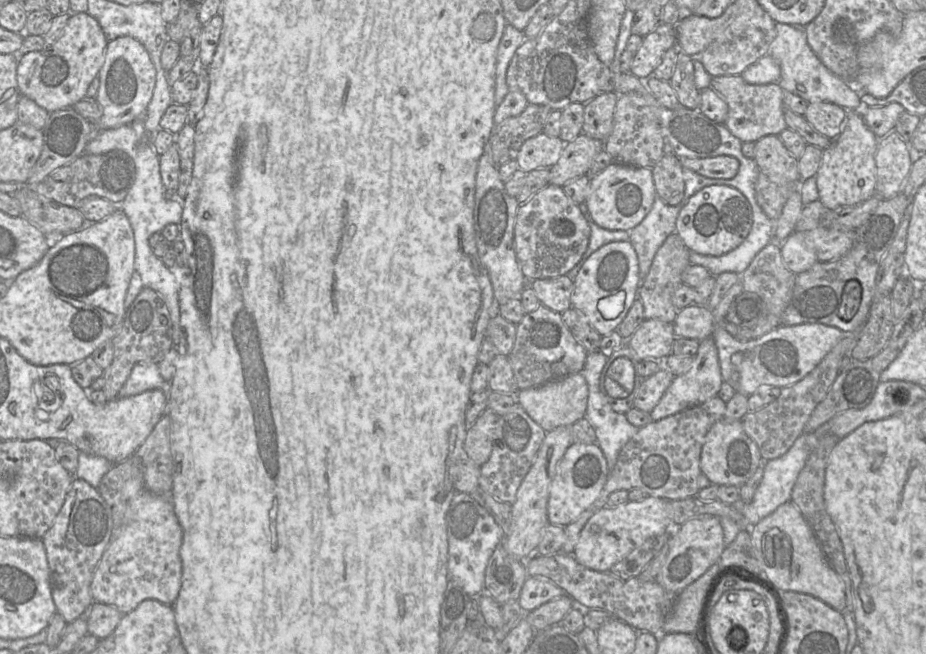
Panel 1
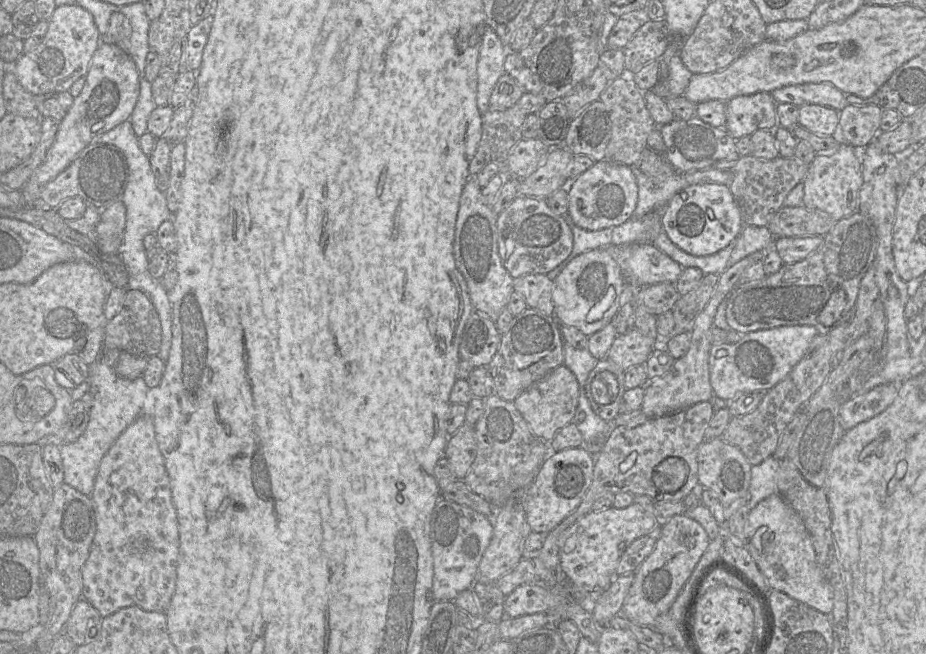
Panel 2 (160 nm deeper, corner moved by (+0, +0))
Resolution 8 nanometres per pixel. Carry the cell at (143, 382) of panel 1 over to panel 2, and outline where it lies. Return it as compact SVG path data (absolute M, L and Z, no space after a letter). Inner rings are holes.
M117 349L103 350L95 363L90 364L88 382L93 396L88 425L84 433L74 442L60 446L64 470L64 483L77 491L91 495L101 460L123 431L143 412L149 392L144 378L123 379L116 374Z

